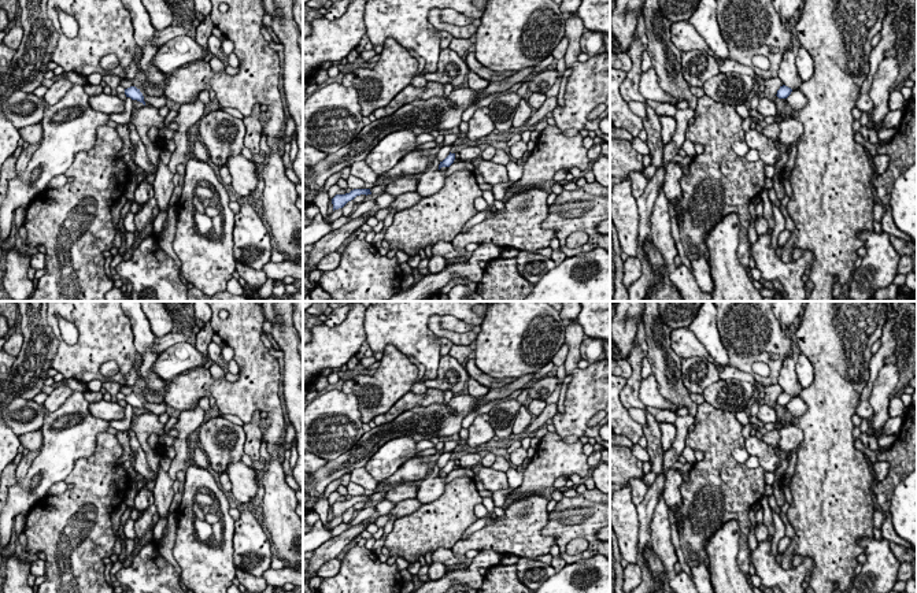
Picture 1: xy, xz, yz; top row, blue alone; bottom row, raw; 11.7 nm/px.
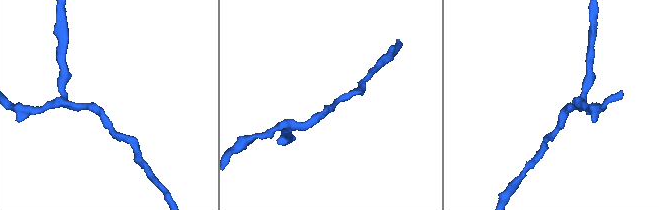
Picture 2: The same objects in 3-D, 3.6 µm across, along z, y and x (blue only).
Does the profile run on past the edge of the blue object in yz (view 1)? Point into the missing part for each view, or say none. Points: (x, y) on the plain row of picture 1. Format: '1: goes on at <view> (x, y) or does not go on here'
1: does not go on here

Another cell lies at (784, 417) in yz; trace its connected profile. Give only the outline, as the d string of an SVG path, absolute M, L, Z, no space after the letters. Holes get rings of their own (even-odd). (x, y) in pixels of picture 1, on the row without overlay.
M799 396L792 397L787 405L776 403L776 415L781 427L791 425L792 419L800 416L806 409L807 405Z

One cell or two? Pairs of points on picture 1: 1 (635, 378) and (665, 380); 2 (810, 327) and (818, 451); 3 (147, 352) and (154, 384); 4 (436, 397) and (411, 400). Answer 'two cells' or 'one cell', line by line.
1: two cells
2: one cell
3: one cell
4: one cell

